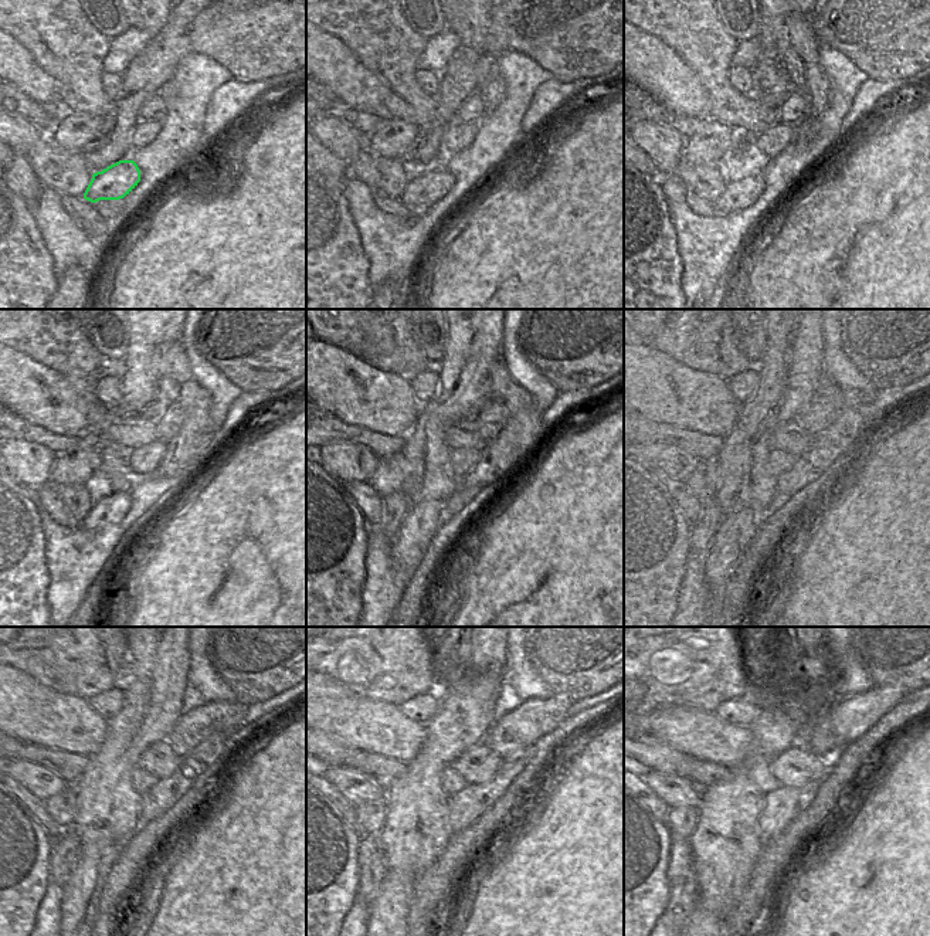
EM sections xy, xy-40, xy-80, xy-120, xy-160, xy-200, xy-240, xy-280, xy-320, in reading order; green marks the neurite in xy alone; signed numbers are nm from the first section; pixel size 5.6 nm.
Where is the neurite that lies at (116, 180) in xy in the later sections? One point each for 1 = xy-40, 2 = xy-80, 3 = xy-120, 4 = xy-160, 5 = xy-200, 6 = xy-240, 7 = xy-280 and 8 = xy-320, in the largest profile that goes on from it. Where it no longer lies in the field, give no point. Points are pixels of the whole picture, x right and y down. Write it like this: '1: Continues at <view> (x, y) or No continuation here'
1: Continues at xy-40 (424, 189)
2: Continues at xy-80 (737, 194)
3: Continues at xy-120 (111, 509)
4: Continues at xy-160 (420, 524)
5: Continues at xy-200 (735, 531)
6: Continues at xy-240 (97, 858)
7: Continues at xy-280 (389, 911)
8: Continues at xy-320 (699, 915).

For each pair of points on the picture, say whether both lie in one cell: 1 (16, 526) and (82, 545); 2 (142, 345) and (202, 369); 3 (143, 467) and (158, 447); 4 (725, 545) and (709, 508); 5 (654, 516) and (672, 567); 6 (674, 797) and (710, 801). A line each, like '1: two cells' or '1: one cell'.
1: two cells
2: two cells
3: one cell
4: two cells
5: one cell
6: two cells

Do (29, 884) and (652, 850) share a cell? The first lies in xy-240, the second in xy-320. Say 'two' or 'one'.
one

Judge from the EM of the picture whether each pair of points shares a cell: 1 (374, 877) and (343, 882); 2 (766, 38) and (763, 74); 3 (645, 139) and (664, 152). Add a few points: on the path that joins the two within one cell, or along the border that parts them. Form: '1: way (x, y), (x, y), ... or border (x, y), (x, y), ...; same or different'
1: border (359, 845), (359, 887), (355, 899); different
2: way (767, 47), (767, 65); same
3: way (650, 139), (659, 148); same

